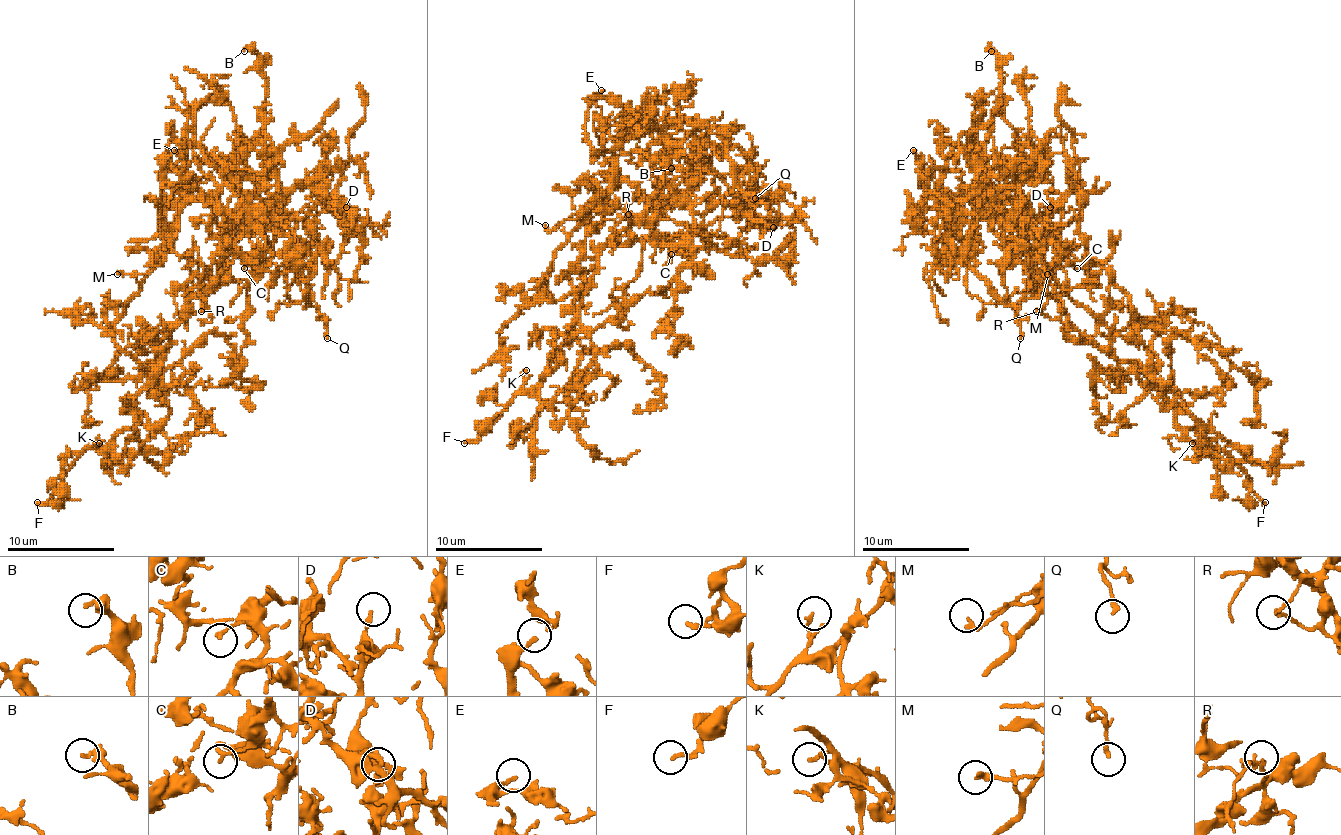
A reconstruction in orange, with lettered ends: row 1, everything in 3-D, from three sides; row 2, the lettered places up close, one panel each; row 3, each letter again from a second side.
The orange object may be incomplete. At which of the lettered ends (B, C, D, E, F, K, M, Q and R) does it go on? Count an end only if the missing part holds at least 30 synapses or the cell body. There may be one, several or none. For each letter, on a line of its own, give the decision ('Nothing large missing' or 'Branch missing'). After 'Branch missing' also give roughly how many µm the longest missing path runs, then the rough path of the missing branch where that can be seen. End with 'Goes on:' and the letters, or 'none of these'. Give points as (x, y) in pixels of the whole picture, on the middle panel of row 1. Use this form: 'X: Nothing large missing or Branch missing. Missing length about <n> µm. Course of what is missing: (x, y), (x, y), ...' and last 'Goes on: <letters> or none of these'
B: Nothing large missing
C: Nothing large missing
D: Nothing large missing
E: Nothing large missing
F: Nothing large missing
K: Nothing large missing
M: Nothing large missing
Q: Nothing large missing
R: Nothing large missing
Goes on: none of these

